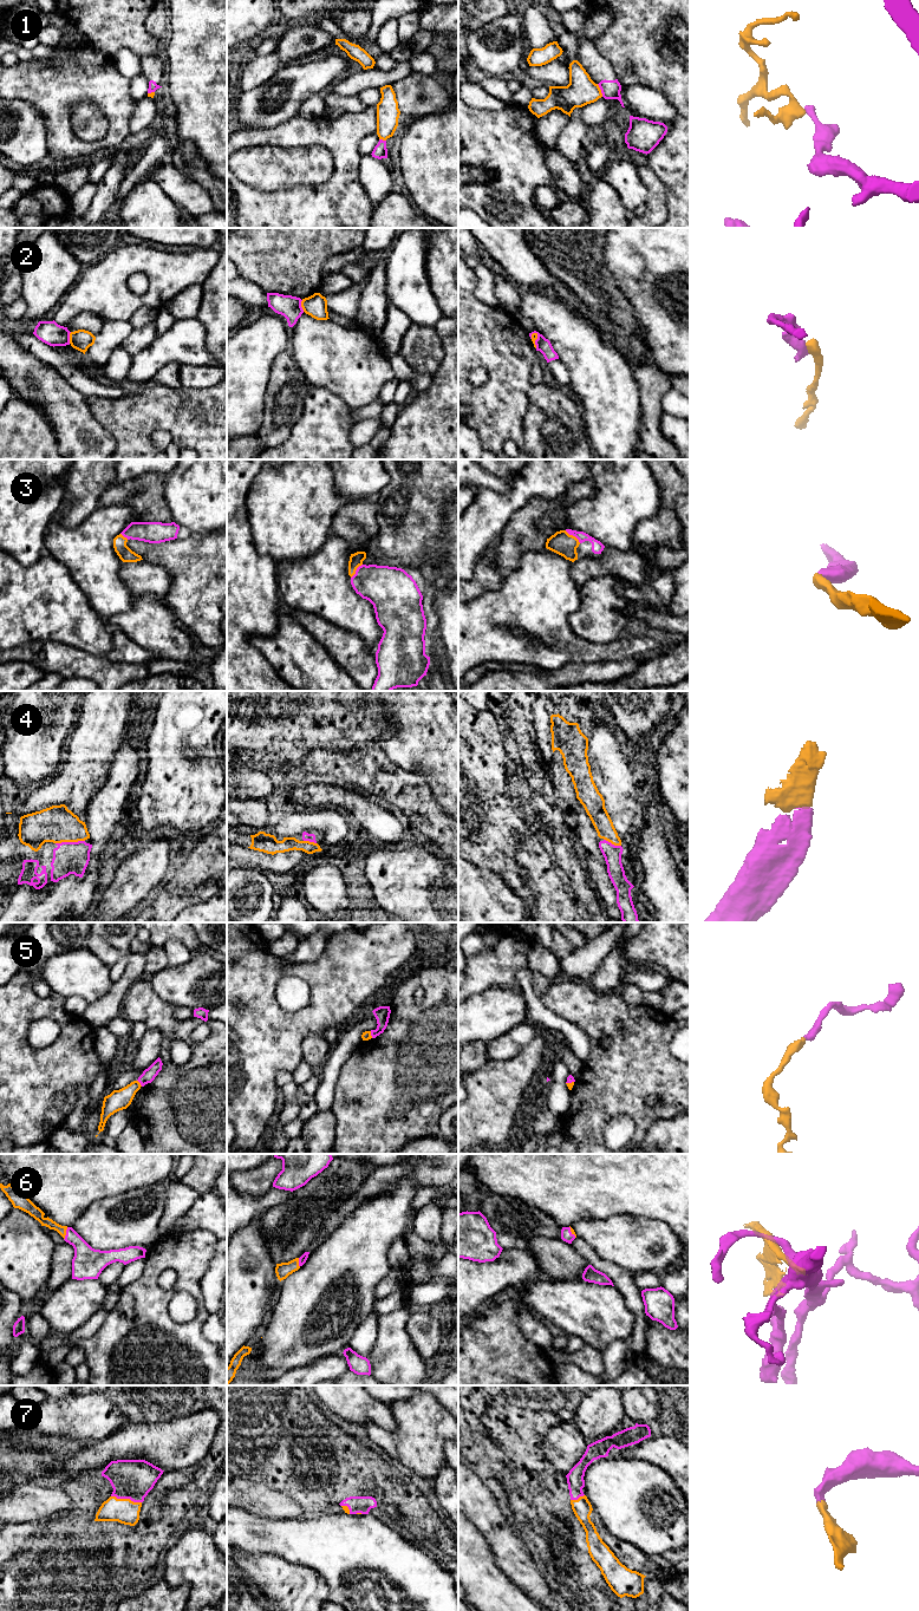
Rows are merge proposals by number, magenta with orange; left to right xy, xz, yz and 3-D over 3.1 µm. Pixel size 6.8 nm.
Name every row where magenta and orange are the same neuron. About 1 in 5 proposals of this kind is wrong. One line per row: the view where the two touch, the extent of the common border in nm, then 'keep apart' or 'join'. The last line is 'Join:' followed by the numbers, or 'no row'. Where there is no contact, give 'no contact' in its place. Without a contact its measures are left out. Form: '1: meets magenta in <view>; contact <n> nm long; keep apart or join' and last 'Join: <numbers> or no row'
1: meets magenta in yz; contact 100 nm long; keep apart
2: meets magenta in xy; contact 80 nm long; keep apart
3: meets magenta in yz; contact 140 nm long; join
4: meets magenta in xy; contact 200 nm long; join
5: meets magenta in xy; contact 60 nm long; join
6: meets magenta in xy; contact 90 nm long; join
7: meets magenta in xy; contact 220 nm long; join
Join: 3, 4, 5, 6, 7

